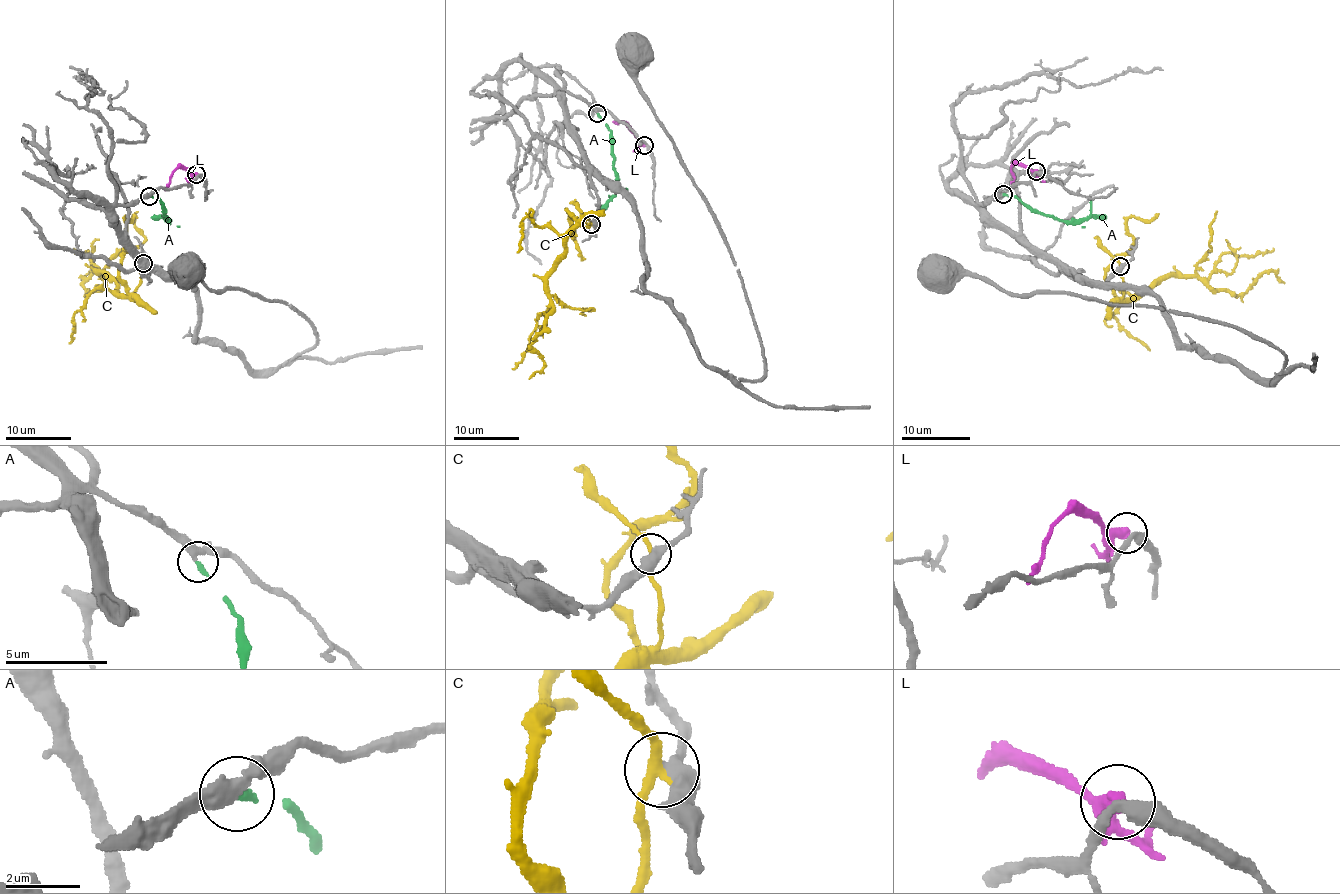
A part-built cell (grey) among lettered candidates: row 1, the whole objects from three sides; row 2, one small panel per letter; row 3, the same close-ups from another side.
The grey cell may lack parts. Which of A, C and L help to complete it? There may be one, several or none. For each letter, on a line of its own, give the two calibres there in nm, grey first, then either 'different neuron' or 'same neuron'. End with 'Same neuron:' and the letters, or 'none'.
A: calibres 340 and 220 nm; same neuron
C: calibres 480 and 260 nm; different neuron
L: calibres 320 and 480 nm; different neuron
Same neuron: A

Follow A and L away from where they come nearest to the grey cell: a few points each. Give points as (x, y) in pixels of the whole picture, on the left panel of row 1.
A: (149, 195), (158, 197), (168, 220), (165, 217), (152, 217)
L: (196, 174), (178, 168), (165, 191)

